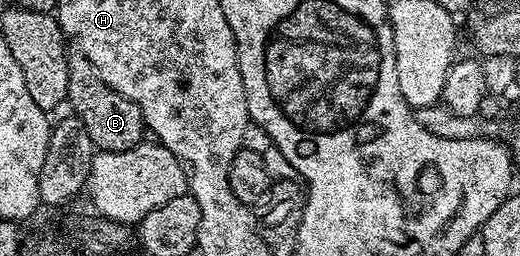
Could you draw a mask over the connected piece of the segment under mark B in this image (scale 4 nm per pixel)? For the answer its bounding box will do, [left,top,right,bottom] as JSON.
[67,53,146,152]

